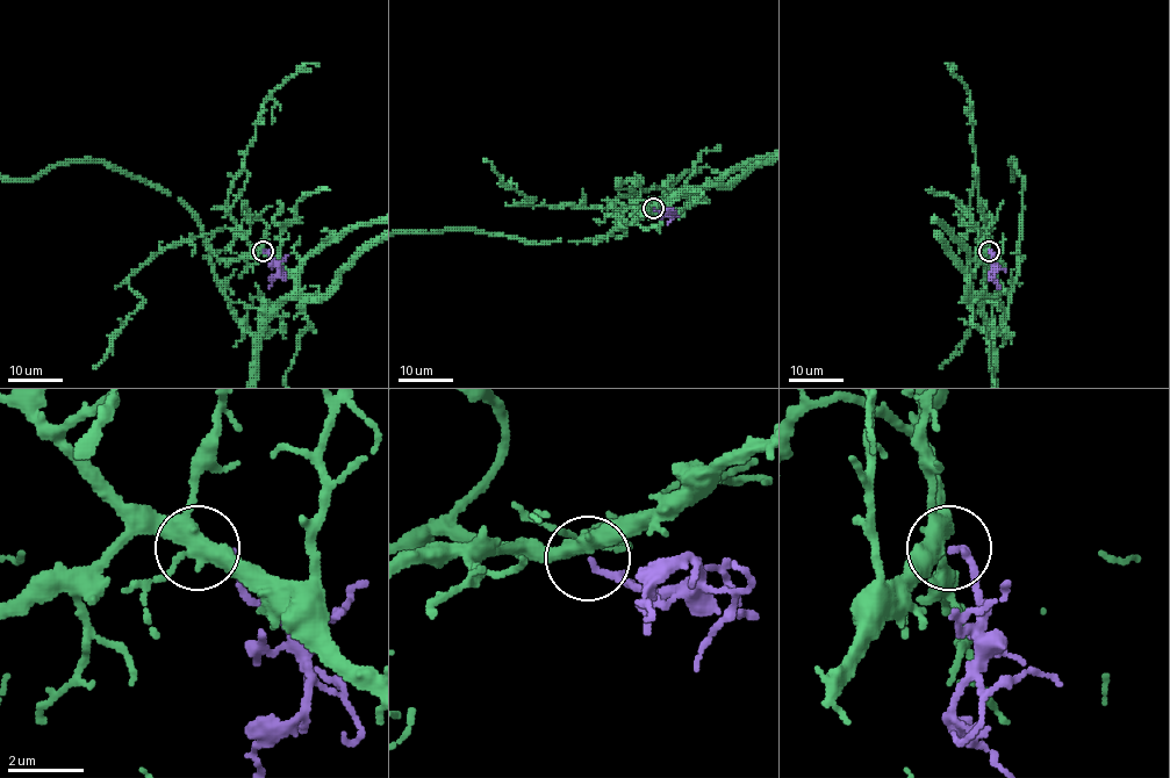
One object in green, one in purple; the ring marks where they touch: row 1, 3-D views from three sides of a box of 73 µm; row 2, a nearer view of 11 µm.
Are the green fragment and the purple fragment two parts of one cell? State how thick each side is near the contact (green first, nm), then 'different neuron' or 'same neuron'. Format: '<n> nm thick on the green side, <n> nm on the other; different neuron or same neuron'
400 nm thick on the green side, 160 nm on the other; same neuron

